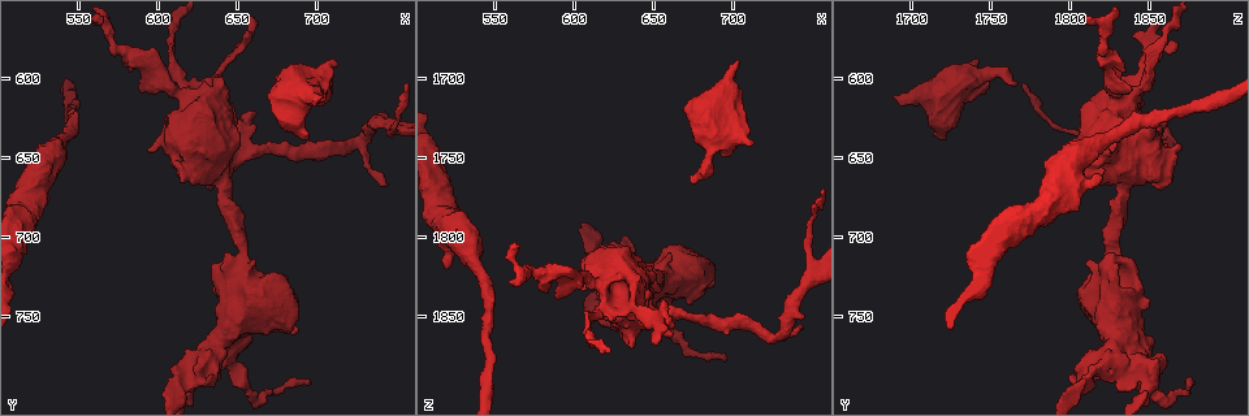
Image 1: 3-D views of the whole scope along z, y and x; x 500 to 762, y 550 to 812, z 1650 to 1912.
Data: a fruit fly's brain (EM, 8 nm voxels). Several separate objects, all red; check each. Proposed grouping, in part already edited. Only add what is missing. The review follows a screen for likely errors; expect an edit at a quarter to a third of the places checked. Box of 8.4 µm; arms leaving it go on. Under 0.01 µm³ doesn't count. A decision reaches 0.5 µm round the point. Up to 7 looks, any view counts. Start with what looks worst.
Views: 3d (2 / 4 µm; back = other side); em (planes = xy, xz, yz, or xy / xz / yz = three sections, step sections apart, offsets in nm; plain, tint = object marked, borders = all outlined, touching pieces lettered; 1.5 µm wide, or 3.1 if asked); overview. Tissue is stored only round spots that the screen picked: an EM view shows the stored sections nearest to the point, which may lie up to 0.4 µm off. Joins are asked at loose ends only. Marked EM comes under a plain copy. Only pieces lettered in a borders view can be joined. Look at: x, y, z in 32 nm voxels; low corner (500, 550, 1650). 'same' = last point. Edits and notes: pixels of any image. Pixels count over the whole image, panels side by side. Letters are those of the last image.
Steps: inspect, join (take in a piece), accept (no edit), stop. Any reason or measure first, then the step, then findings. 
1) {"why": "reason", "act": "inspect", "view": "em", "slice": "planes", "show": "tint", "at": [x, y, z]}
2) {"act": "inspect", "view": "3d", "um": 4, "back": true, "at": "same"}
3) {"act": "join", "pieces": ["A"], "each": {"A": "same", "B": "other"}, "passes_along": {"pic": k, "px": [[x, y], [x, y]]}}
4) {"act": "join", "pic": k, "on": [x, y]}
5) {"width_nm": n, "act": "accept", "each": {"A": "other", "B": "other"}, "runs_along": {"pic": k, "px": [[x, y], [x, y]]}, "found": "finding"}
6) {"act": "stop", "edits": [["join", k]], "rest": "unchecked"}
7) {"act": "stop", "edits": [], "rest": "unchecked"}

{"why": "free end", "act": "inspect", "view": "3d", "um": 2, "at": [676, 602, 1764]}

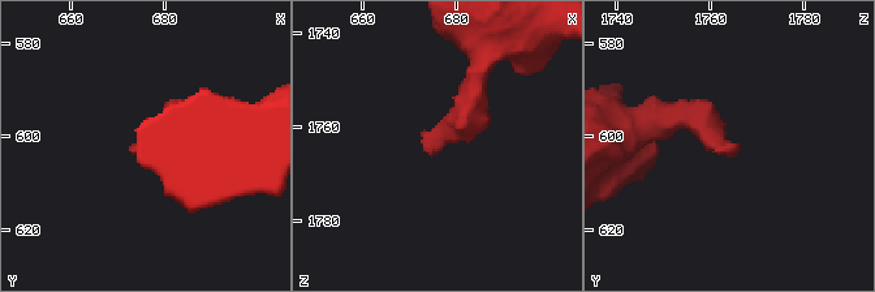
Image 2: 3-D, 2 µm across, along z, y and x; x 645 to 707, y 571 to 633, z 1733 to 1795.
{"why": "shape alone is not enough", "act": "inspect", "view": "em", "slice": "planes", "show": "borders", "at": [675, 603, 1766]}

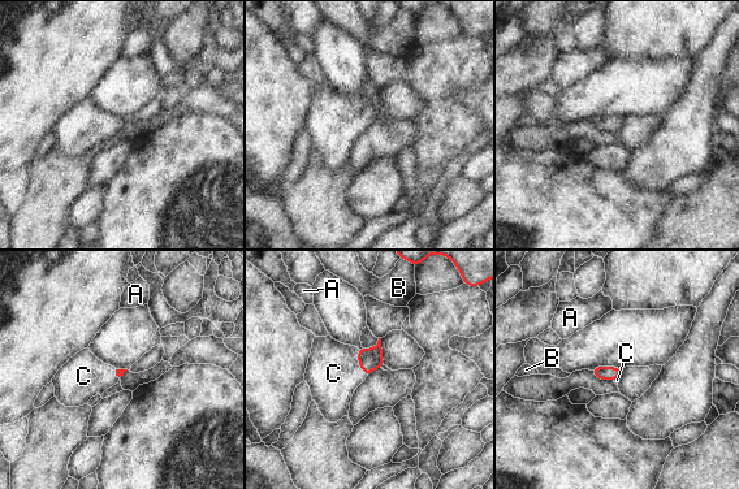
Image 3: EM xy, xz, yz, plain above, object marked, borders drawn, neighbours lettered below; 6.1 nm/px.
{"longest_contact_nm": ["C", 180], "act": "join", "pieces": ["C"], "each": {"A": "other", "B": "other", "C": "same"}, "found": "the neuron continues"}

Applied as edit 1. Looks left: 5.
{"why": "an open end", "act": "inspect", "view": "em", "um": 3.1, "slice": "planes", "show": "tint", "at": [594, 646, 1826]}

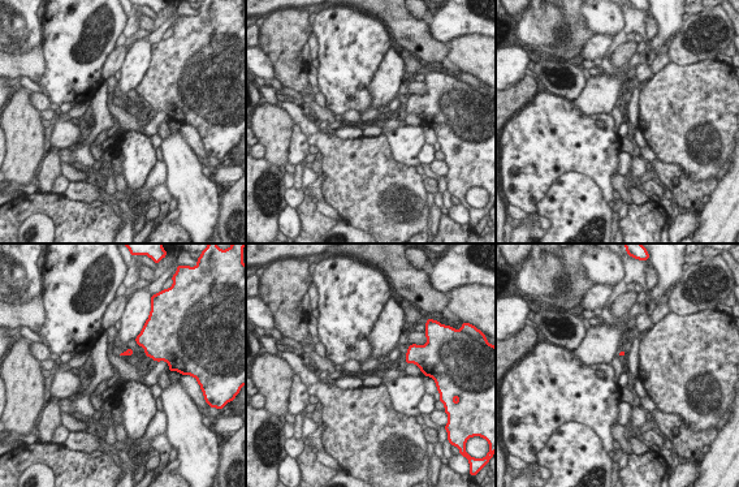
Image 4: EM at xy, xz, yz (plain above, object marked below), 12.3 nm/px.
{"why": "see the neighbours", "act": "inspect", "view": "em", "um": 3.1, "slice": "planes", "show": "borders", "at": "same"}

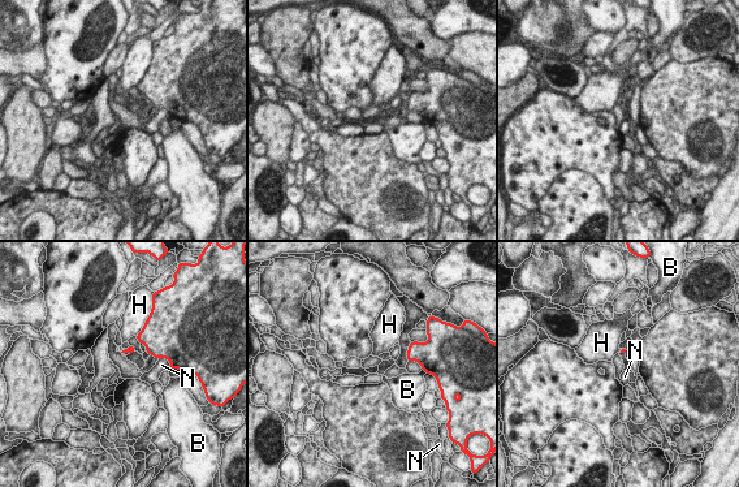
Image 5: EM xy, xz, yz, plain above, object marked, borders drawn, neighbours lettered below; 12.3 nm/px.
{"act": "accept", "each": {"B": "other", "H": "other", "N": "other"}, "found": "none of them fits"}

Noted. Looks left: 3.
{"act": "inspect", "view": "3d", "um": 4, "at": [516, 664, 1820]}

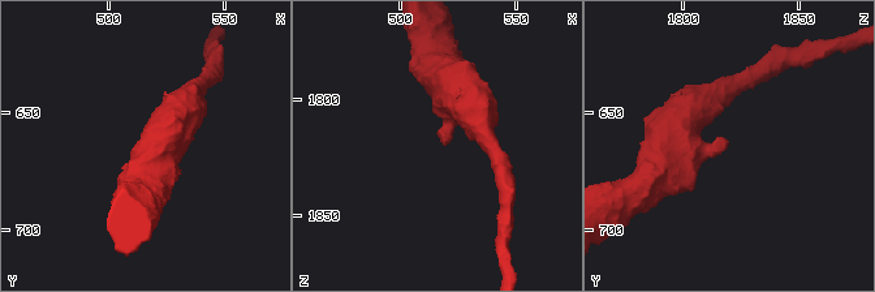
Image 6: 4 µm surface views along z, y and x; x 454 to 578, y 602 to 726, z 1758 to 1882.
{"act": "inspect", "view": "em", "slice": "planes", "show": "borders", "at": [516, 662, 1819]}

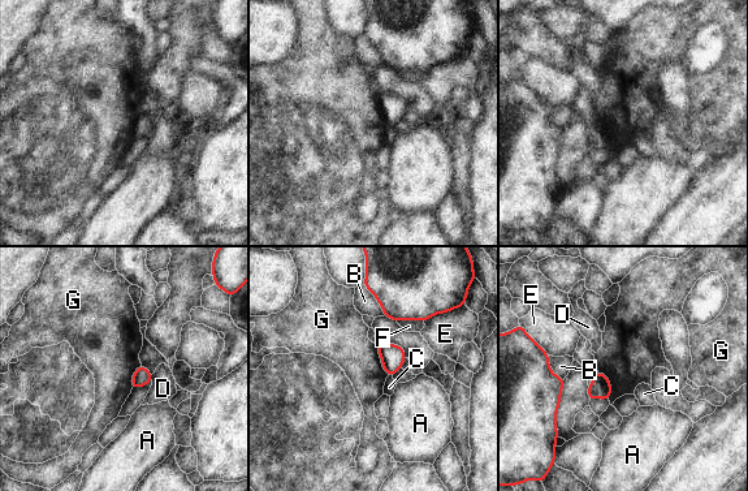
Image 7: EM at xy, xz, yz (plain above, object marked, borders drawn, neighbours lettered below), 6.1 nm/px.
{"act": "accept", "each": {"A": "other", "B": "other", "C": "other", "D": "other", "E": "other", "F": "other", "G": "other"}, "border": {"pic": 7, "px": [[597, 370], [610, 383], [609, 400]]}, "found": "none of them fits"}

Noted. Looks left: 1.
{"act": "stop", "edits": [["join", 3]], "rest": "unchecked"}

